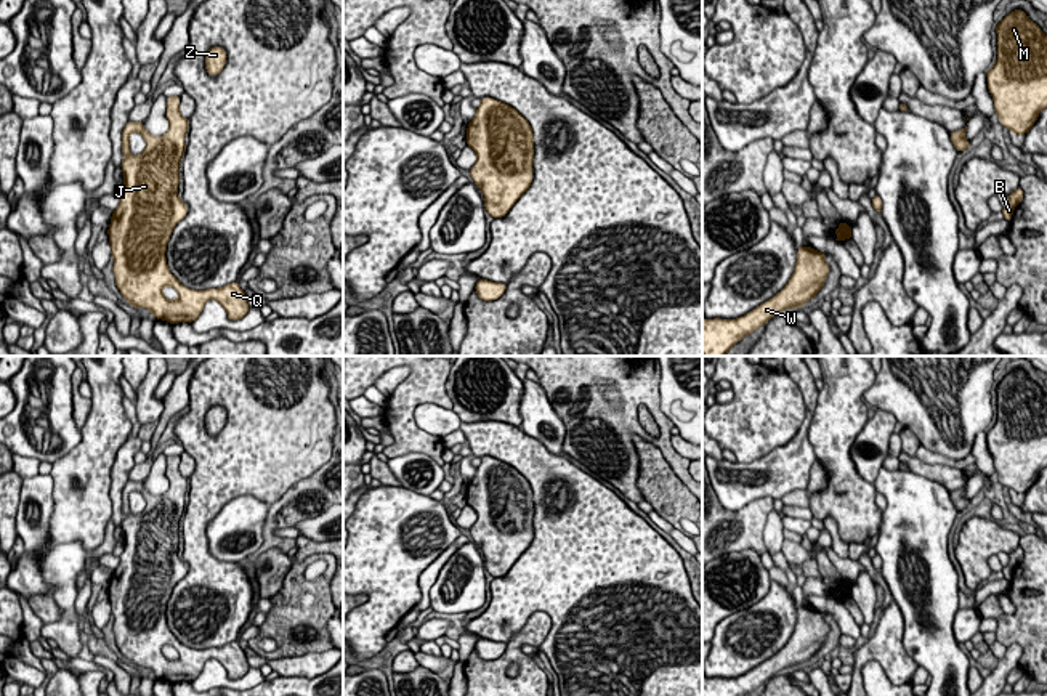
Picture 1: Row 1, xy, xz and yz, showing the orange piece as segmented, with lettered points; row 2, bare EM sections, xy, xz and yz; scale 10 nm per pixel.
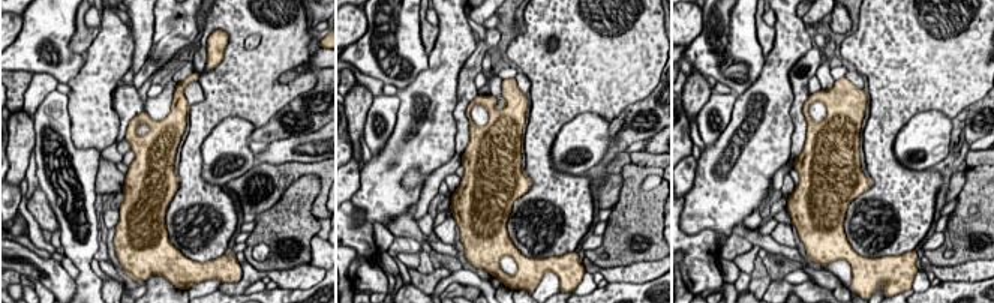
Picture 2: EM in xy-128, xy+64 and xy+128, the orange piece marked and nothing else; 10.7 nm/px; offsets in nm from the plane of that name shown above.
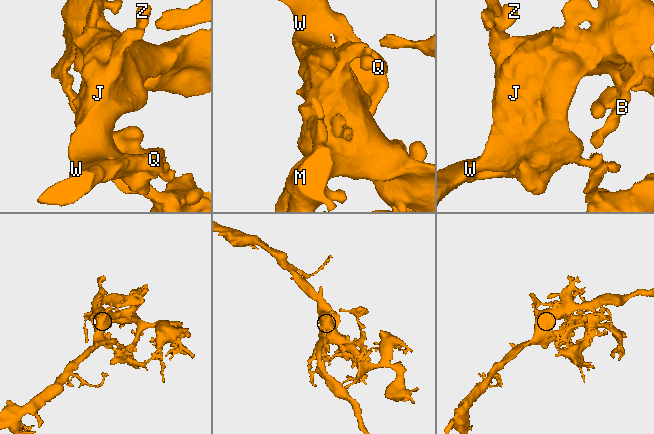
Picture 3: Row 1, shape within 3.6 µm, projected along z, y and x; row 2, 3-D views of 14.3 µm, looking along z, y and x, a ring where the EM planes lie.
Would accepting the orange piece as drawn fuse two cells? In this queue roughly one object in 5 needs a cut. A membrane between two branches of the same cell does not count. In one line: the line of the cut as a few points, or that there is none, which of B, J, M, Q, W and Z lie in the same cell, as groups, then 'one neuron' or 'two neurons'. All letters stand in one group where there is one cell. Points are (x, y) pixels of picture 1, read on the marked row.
no cut | B J M Q W Z | one neuron

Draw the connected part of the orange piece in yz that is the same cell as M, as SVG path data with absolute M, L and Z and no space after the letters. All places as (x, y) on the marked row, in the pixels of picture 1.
M1023 10L994 27L997 59L986 72L994 112L1013 136L1026 135L1047 107L1047 35Z

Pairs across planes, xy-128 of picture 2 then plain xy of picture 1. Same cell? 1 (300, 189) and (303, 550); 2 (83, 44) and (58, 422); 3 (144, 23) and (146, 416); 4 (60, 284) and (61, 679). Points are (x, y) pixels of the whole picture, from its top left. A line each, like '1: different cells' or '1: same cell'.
1: different cells
2: different cells
3: different cells
4: same cell

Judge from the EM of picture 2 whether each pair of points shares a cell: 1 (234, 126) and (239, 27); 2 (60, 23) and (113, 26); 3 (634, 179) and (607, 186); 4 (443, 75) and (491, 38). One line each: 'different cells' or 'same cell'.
1: different cells
2: different cells
3: different cells
4: different cells

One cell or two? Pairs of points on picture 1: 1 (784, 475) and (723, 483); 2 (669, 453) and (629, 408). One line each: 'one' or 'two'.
1: one
2: one

